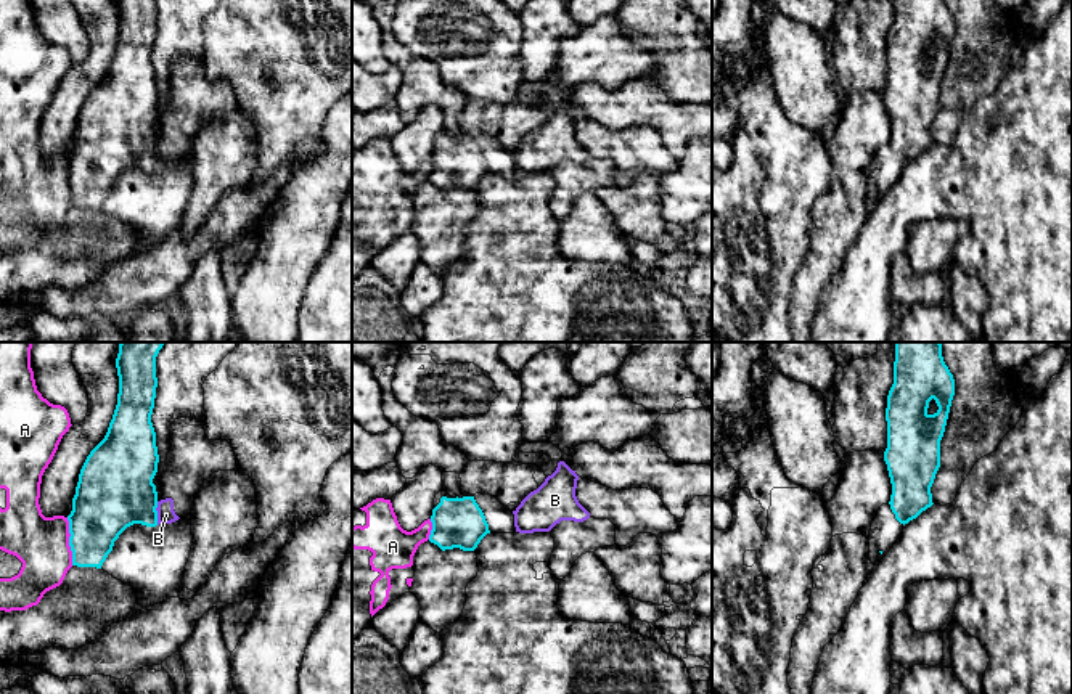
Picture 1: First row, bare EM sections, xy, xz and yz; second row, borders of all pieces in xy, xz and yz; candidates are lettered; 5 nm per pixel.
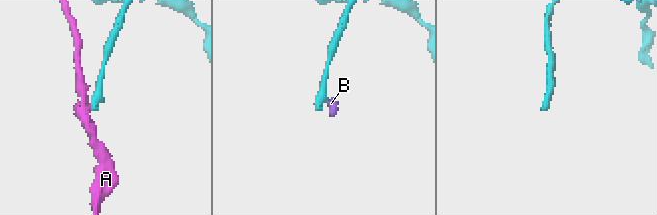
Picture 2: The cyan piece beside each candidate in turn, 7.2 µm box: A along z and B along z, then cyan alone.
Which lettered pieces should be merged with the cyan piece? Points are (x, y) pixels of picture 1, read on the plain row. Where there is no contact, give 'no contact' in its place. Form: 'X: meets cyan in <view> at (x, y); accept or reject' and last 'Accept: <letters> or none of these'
A: meets cyan in xy at (69, 182); reject
B: meets cyan in xy at (156, 153); reject
Accept: none of these

